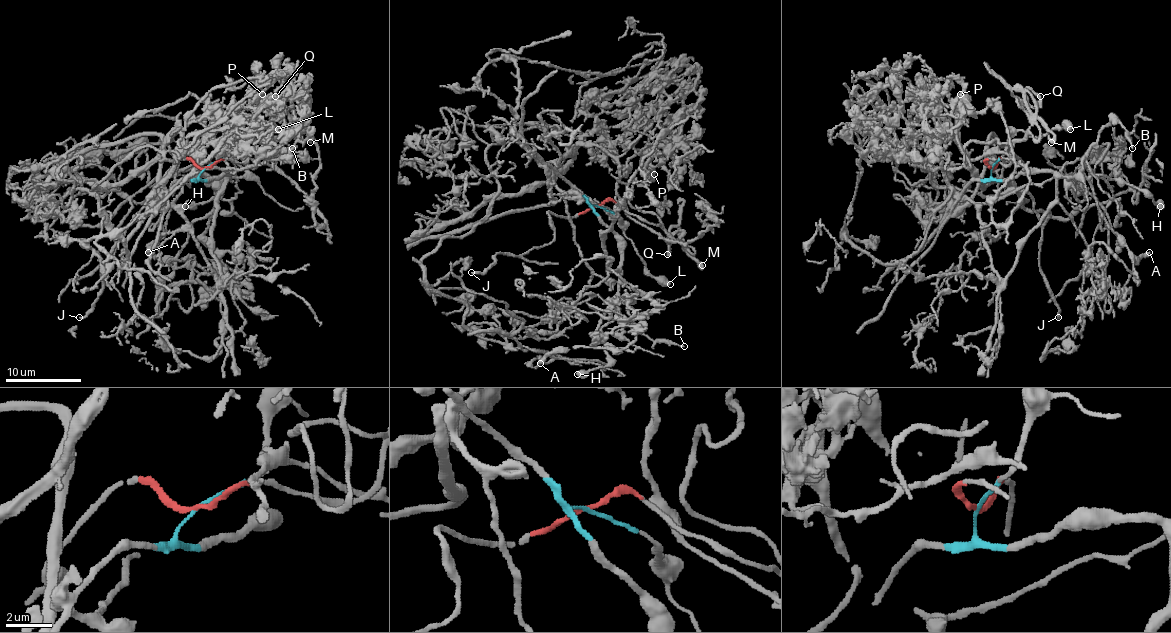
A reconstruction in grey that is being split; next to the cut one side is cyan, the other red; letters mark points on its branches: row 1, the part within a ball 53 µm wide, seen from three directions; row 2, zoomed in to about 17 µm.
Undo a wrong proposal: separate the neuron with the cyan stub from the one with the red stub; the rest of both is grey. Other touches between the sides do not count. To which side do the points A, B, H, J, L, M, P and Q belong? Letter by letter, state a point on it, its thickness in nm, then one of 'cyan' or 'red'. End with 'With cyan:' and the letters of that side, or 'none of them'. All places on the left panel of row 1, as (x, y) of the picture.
A: place (148, 252); calibre 400 nm; cyan
B: place (292, 148); calibre 140 nm; cyan
H: place (185, 206); calibre 650 nm; cyan
J: place (79, 317); calibre 200 nm; red
L: place (278, 129); calibre 550 nm; cyan
M: place (310, 142); calibre 440 nm; red
P: place (262, 94); calibre 240 nm; red
Q: place (275, 96); calibre 240 nm; red
With cyan: A, B, H, L

